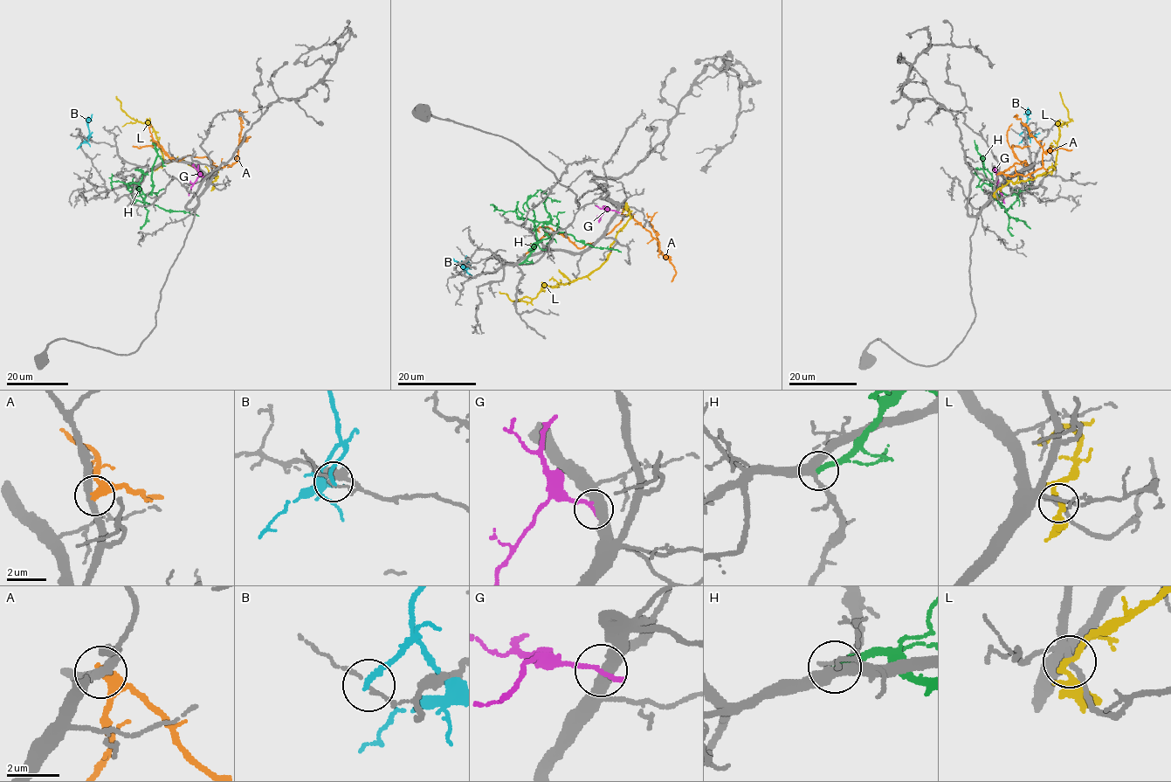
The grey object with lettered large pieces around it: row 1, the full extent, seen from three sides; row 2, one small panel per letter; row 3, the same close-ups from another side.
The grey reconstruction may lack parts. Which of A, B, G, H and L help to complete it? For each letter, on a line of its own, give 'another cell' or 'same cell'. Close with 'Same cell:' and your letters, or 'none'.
A: another cell
B: another cell
G: another cell
H: another cell
L: another cell
Same cell: none

